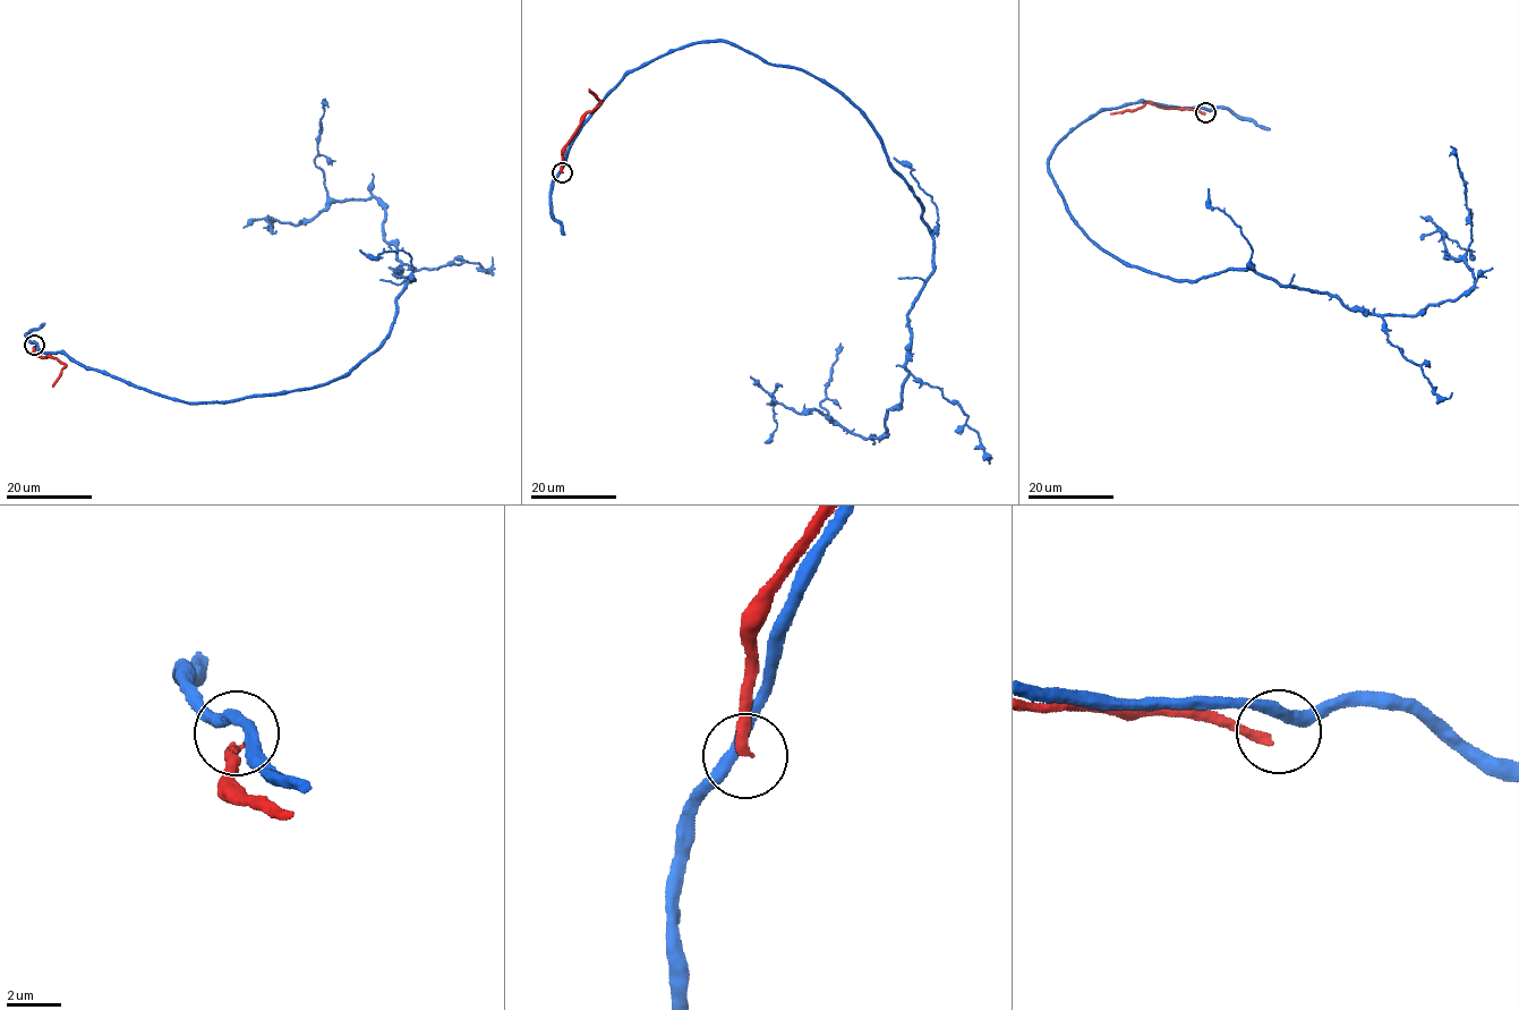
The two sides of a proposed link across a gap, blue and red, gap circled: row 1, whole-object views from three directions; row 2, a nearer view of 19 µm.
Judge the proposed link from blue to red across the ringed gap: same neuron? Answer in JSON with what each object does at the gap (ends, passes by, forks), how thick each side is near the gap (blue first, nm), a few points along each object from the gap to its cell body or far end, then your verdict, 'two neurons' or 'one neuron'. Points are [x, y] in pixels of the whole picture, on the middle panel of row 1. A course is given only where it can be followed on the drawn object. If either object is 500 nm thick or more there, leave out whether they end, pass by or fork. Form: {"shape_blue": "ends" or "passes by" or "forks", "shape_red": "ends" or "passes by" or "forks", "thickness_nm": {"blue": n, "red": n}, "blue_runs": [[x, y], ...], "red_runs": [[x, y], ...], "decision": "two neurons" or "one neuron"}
{"shape_blue": "passes by", "shape_red": "ends", "thickness_nm": {"blue": 440, "red": 320}, "blue_runs": [[560, 172], [605, 95], [696, 42], [838, 90], [932, 239], [902, 400], [877, 436], [821, 407], [841, 342]], "red_runs": [[561, 171], [563, 149], [583, 116], [600, 103], [588, 88]], "decision": "two neurons"}

